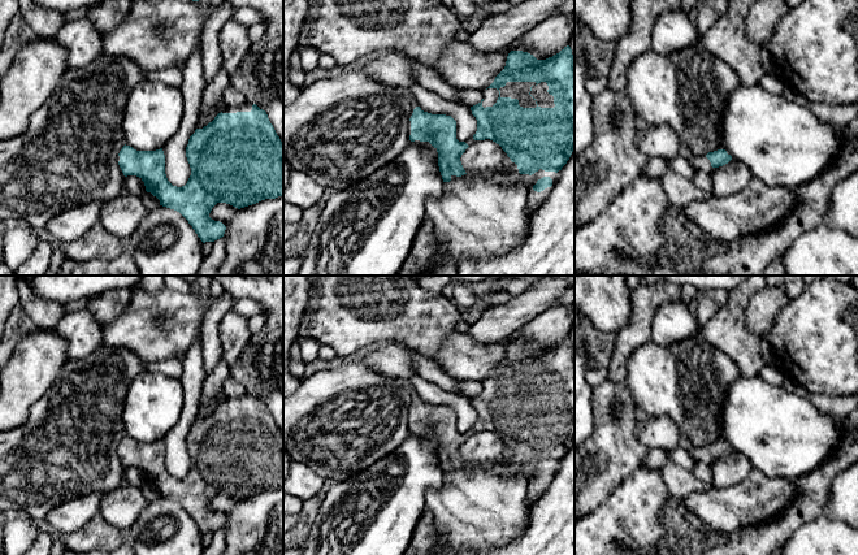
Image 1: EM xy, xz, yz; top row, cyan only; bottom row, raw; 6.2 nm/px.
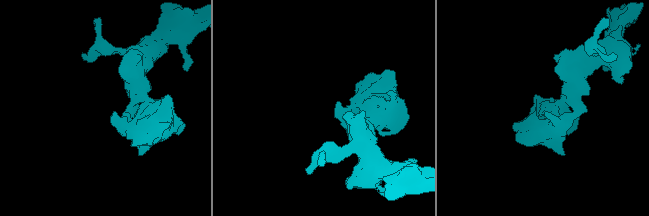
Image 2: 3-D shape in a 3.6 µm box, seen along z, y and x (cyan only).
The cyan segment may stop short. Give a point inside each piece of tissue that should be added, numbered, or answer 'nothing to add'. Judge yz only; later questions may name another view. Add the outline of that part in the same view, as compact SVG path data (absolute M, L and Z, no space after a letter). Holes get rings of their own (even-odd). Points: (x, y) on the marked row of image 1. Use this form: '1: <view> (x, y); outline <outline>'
1: yz (702, 167); outline M706 156L690 159L694 168L693 183L702 191L710 192L712 187L710 172L712 169L710 160Z

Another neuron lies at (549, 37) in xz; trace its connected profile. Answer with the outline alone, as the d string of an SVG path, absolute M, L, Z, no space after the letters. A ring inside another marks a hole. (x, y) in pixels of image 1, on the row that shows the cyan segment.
M573 13L550 16L515 40L512 51L528 52L537 60L546 60L564 49L573 32Z

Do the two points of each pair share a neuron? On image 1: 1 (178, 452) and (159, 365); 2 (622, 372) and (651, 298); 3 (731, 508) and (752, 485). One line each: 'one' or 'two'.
1: two
2: one
3: one

